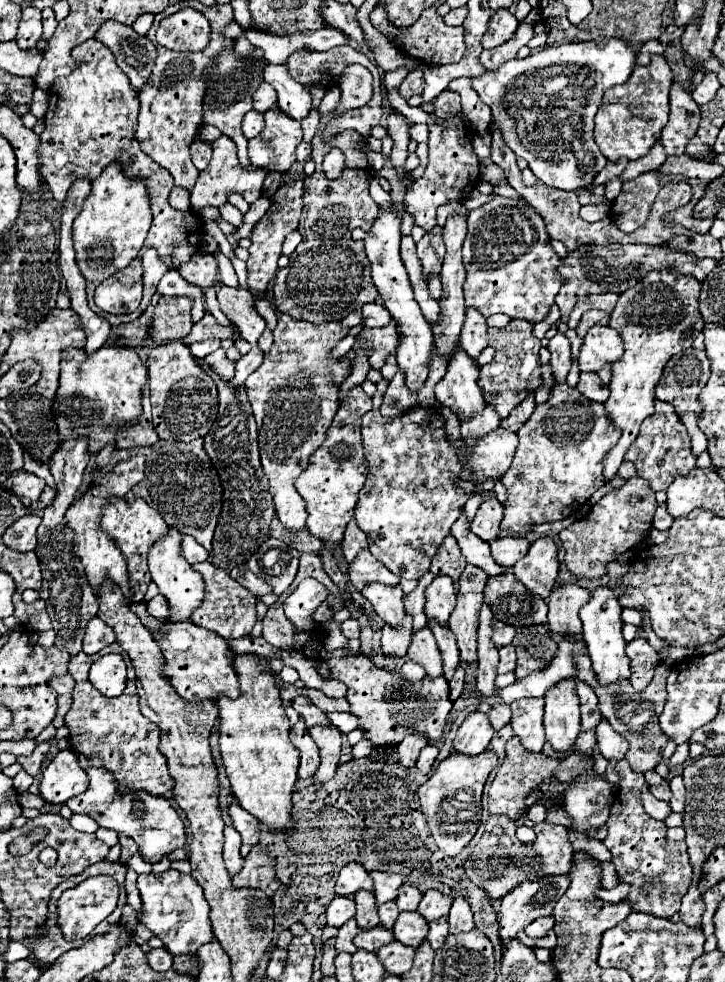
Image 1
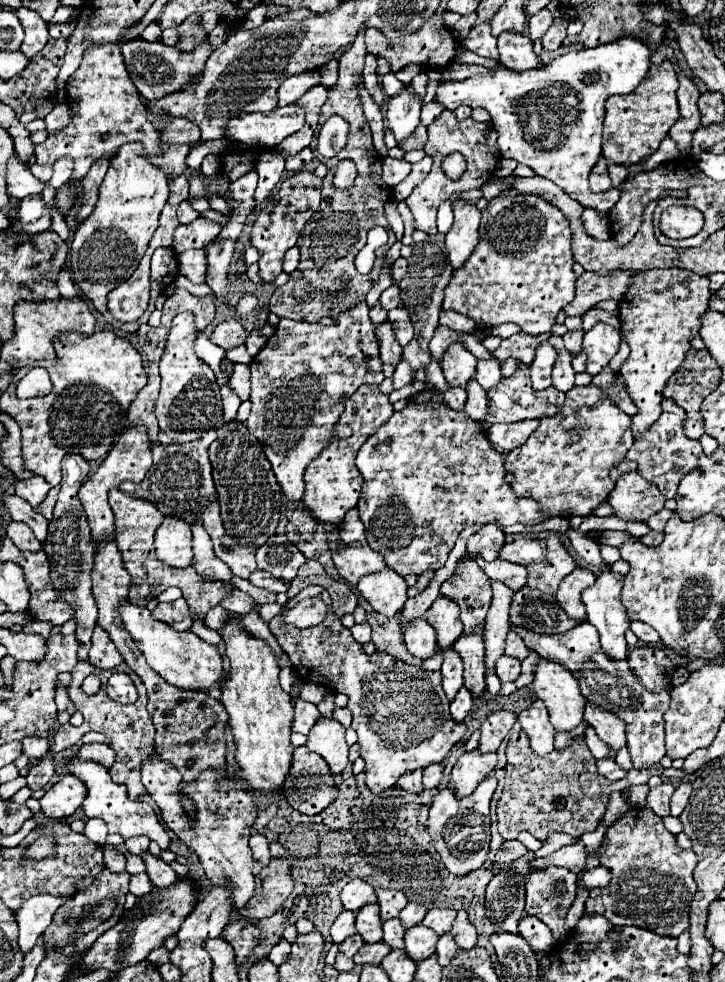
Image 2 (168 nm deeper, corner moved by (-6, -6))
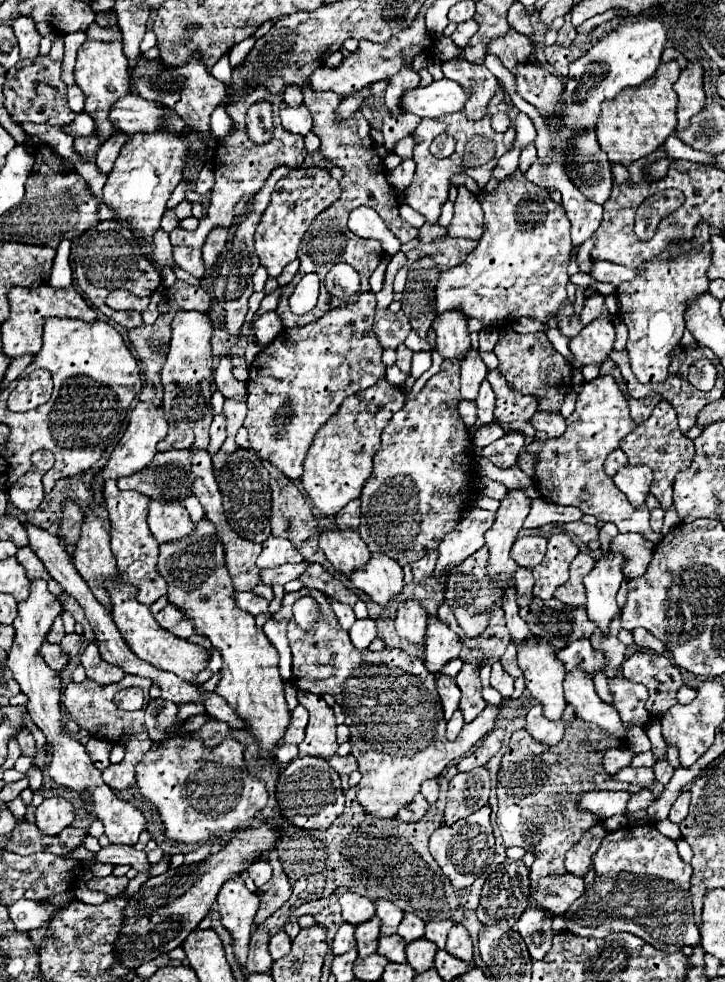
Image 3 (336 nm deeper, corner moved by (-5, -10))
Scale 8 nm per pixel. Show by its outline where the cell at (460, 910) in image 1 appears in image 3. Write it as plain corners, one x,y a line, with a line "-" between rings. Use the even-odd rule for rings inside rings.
456,923
450,929
450,935
448,935
444,949
446,949
446,953
450,953
456,959
460,959
464,963
472,963
472,941
470,941
470,935
464,925

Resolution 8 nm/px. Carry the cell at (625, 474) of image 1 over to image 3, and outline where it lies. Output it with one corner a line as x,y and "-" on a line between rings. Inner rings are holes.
622,449
612,451
612,453
606,457
606,461
604,461
604,469
606,469
606,473
608,473
610,477
612,477
622,465
628,465
628,457
624,455

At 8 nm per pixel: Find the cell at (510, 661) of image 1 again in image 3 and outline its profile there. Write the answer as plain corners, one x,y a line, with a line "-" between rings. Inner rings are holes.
500,663
492,665
492,677
490,677
490,685
504,697
508,699
514,691
514,679
510,675
506,675
506,671
502,671

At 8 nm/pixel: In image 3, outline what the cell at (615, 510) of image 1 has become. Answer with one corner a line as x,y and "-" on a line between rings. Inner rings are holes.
624,465
614,475
614,483
634,507
640,507
652,485
652,471
646,465

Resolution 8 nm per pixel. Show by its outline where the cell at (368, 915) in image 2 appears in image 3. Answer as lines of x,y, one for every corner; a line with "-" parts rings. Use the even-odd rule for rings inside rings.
370,919
370,923
360,923
356,927
356,941
358,941
358,957
368,957
376,953
380,937
380,919

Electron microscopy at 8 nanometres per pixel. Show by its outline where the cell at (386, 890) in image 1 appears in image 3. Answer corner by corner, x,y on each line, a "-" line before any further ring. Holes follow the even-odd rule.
386,899
376,901
376,915
382,921
382,929
380,929
382,935
394,935
404,917
404,913
394,903
390,903

